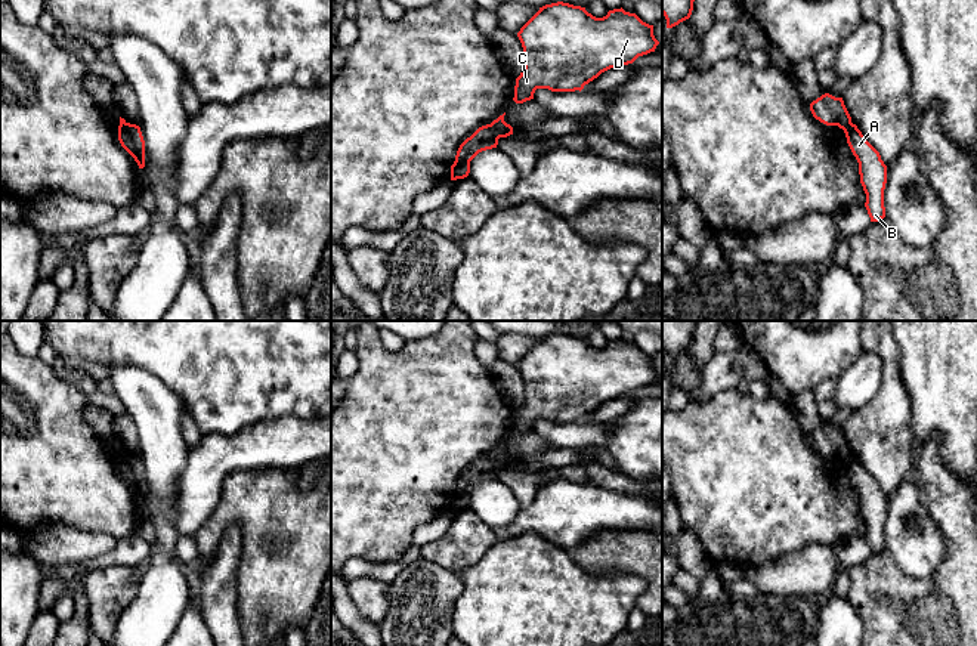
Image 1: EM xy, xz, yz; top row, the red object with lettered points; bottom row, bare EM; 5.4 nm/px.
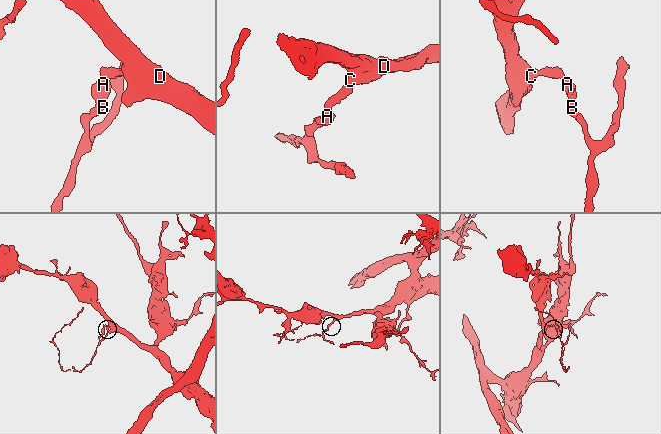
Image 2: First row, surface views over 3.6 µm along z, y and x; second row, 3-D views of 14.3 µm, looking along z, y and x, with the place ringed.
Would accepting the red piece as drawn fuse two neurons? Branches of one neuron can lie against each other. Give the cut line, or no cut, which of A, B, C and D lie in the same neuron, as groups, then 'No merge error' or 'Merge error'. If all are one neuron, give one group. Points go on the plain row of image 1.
Split along yz (852, 454), (843, 460). Groups: A B / C D. Merge error

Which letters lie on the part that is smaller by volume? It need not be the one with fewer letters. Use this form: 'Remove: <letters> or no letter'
Remove: A, B

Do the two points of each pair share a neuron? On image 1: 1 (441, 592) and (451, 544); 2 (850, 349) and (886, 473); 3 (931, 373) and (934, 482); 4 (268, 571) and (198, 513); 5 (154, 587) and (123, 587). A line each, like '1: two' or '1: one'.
1: two
2: two
3: two
4: two
5: two

